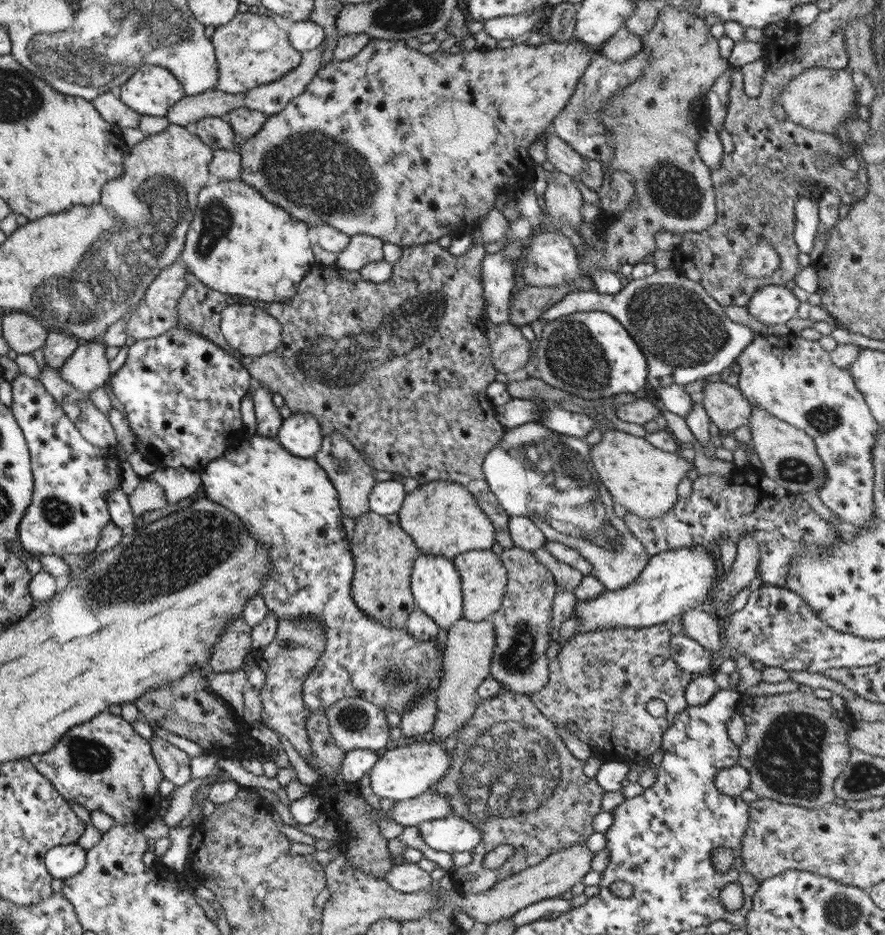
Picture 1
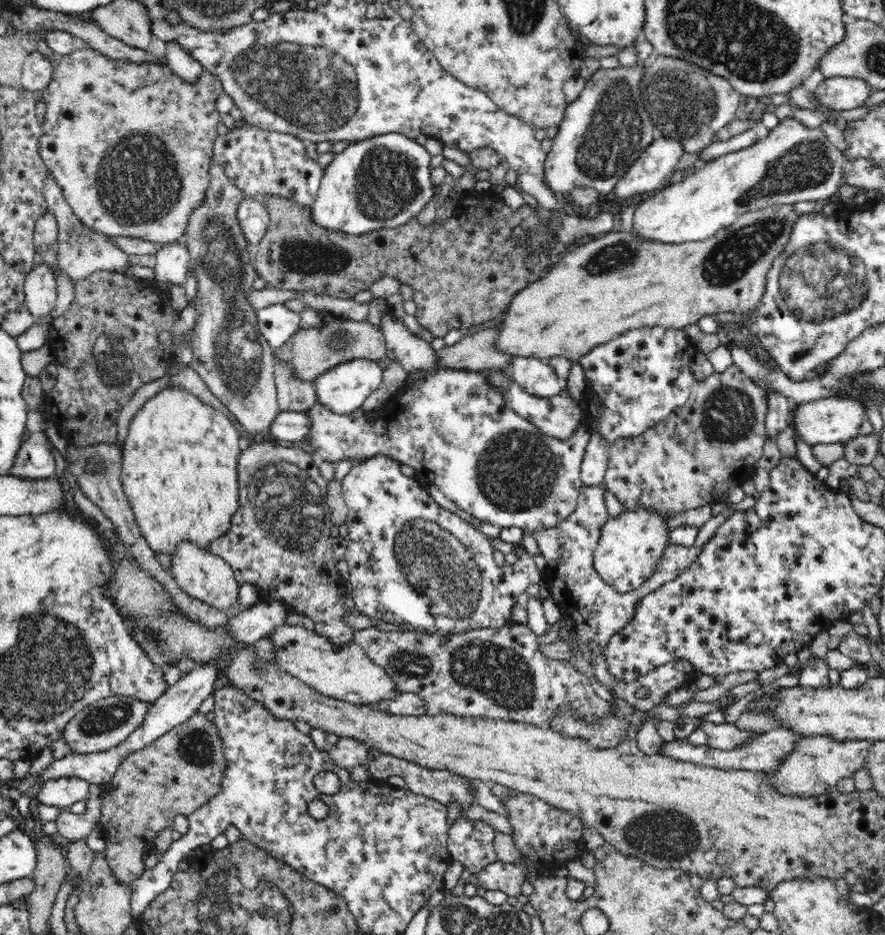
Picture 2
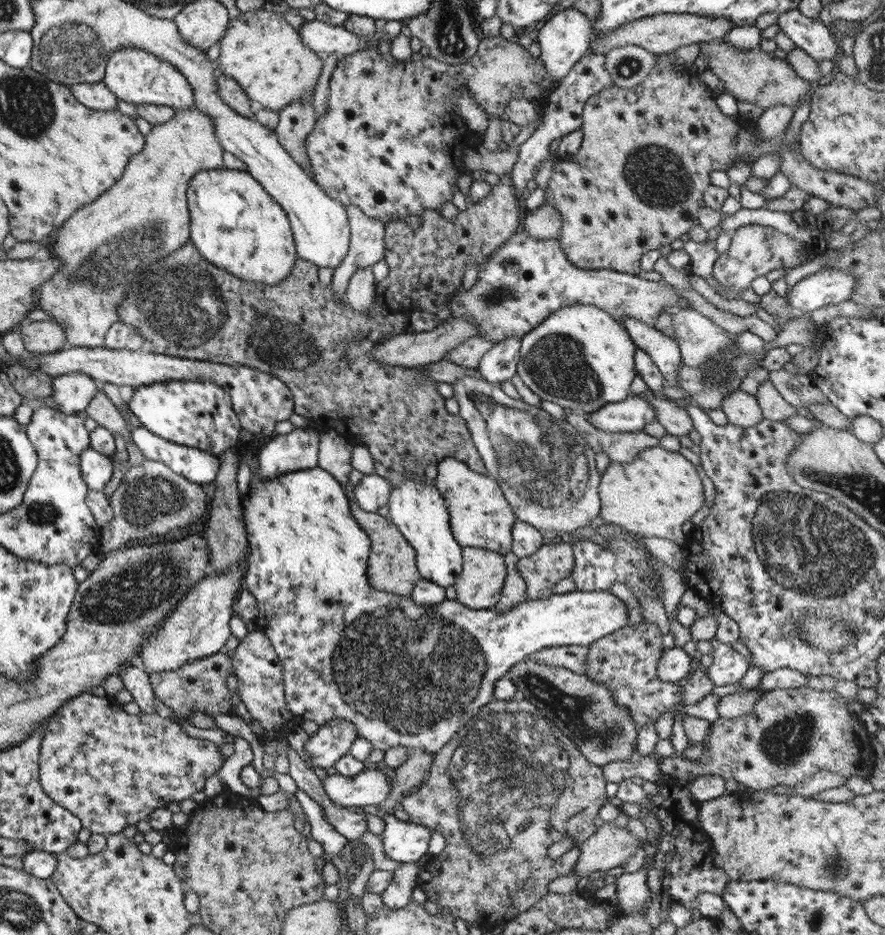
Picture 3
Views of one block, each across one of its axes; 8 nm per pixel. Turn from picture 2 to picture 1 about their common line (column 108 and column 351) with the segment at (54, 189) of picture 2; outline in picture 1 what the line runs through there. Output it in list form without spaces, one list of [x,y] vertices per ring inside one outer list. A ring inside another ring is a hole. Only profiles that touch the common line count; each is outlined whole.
[[[354,234],[348,245],[337,253],[333,266],[347,270],[358,270],[368,262],[382,259],[382,242],[373,236]]]

